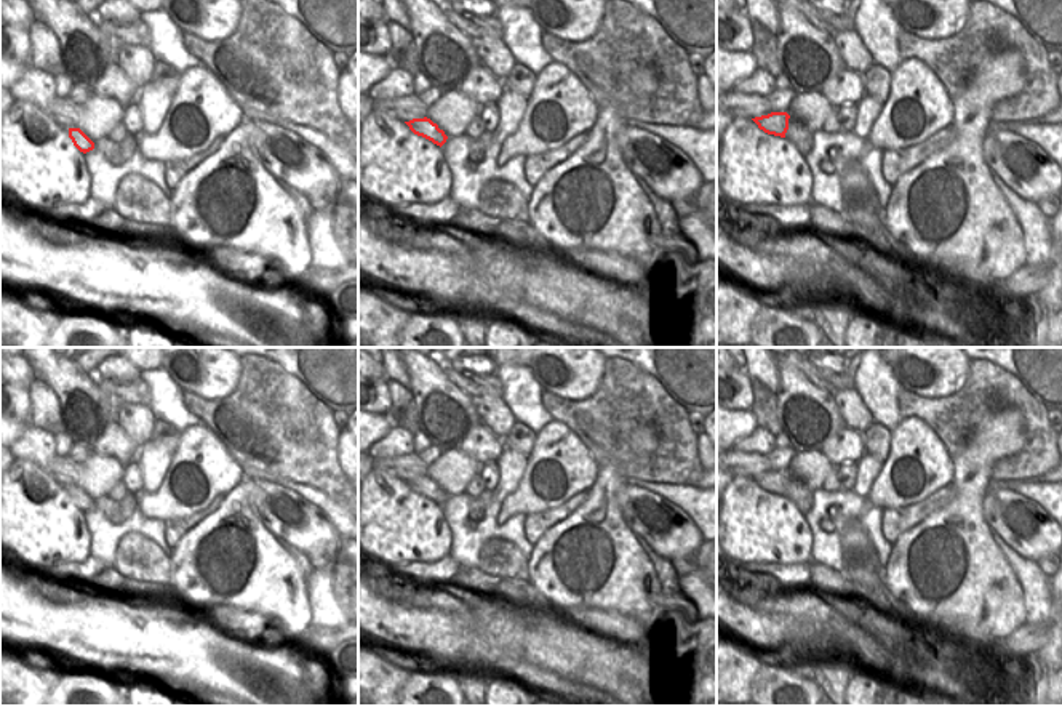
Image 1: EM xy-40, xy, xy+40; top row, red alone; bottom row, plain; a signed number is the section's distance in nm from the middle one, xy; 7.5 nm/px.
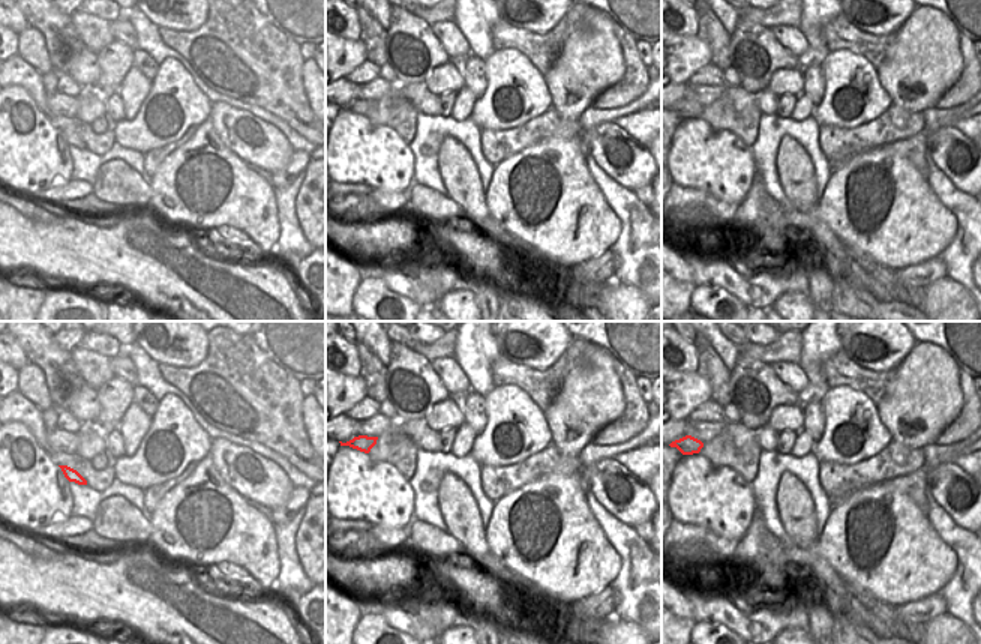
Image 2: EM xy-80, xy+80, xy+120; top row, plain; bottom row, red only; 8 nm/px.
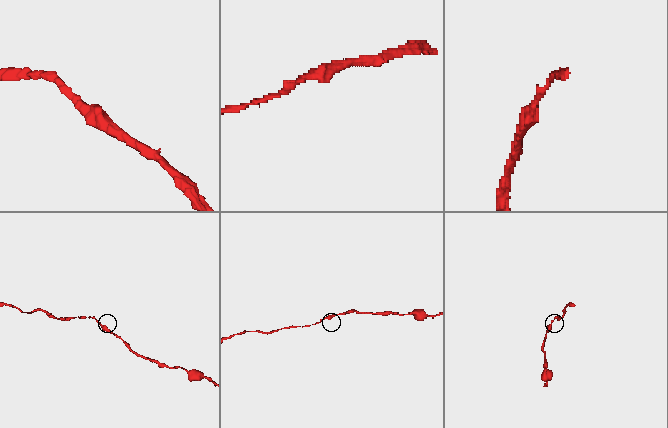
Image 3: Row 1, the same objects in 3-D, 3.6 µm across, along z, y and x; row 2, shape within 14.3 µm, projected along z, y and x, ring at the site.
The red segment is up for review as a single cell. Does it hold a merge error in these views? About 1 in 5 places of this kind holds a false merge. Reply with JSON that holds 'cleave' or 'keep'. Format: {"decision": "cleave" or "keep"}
{"decision": "keep"}

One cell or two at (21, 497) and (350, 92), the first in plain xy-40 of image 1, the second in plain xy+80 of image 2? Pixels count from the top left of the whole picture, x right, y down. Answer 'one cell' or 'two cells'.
two cells

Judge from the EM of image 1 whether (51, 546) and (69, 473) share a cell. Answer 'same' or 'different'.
different

